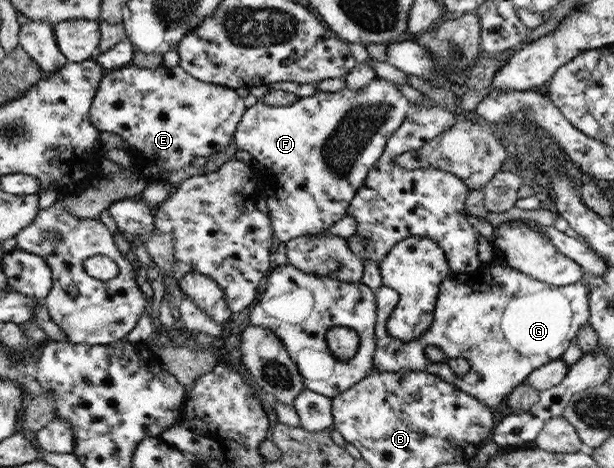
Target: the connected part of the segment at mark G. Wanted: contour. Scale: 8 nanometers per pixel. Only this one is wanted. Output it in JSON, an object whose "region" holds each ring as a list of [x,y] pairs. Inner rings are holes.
{"region":[[[489,263],[489,271],[481,266],[473,273],[453,273],[448,280],[442,280],[435,299],[434,314],[429,328],[423,336],[410,342],[397,340],[388,333],[387,320],[394,310],[399,294],[394,289],[382,285],[376,291],[377,321],[375,325],[376,352],[374,352],[375,369],[379,372],[400,372],[401,370],[418,370],[431,372],[453,384],[455,388],[474,396],[481,404],[493,411],[508,399],[513,389],[524,381],[536,368],[561,358],[575,337],[589,324],[590,287],[582,280],[574,284],[555,287],[540,282],[510,268]],[[438,347],[448,359],[463,358],[470,363],[466,374],[455,374],[446,362],[431,362],[425,356],[425,348]]]}

